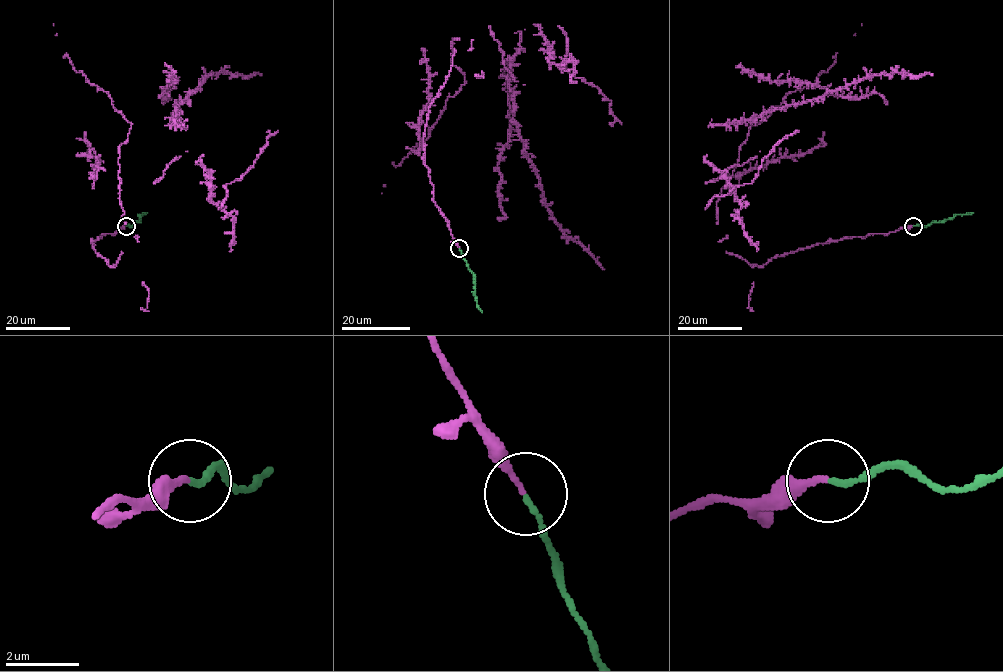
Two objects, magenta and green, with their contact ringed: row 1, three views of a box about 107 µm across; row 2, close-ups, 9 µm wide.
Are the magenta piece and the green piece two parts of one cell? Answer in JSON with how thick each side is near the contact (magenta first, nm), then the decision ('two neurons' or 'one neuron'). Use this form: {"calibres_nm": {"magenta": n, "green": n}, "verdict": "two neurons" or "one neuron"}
{"calibres_nm": {"magenta": 160, "green": 130}, "verdict": "two neurons"}

